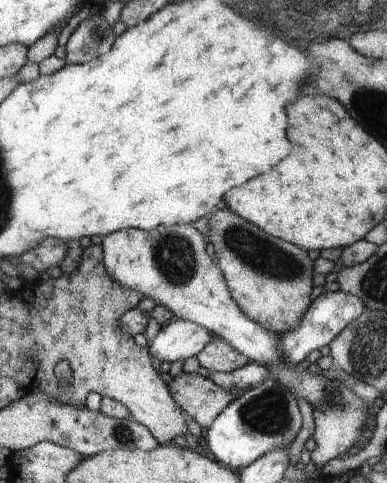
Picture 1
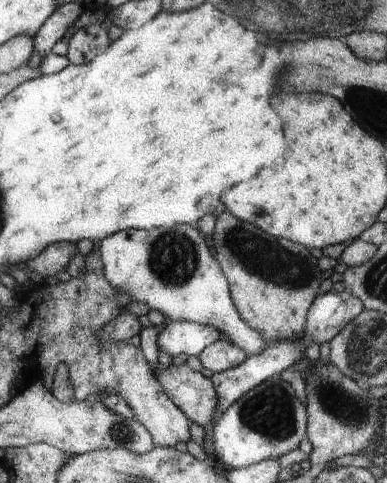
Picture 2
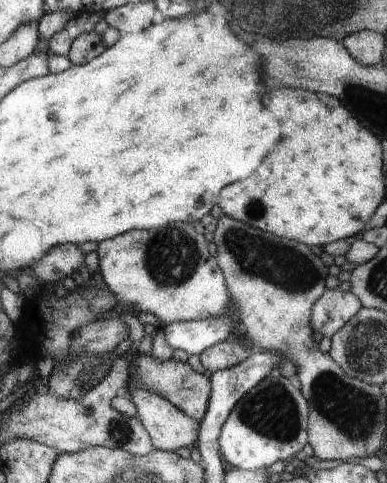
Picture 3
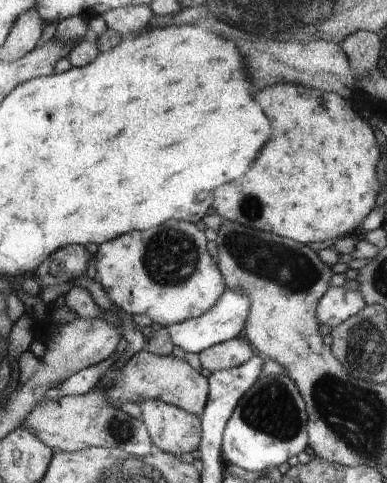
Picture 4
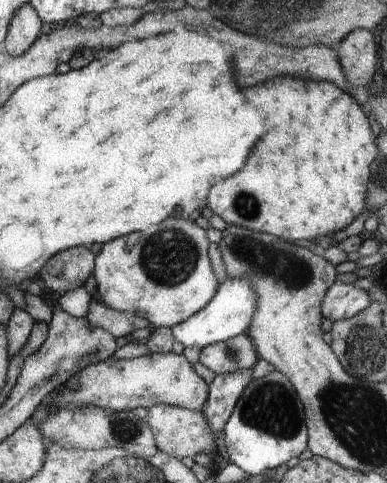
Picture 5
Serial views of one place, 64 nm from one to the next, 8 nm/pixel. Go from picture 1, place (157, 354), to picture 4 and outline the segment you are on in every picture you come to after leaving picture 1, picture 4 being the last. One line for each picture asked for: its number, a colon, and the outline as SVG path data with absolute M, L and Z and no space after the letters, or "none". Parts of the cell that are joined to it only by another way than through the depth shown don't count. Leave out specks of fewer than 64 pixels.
2: M171 322L159 330L157 350L175 358L179 354L199 356L207 346L221 340L221 332L195 322Z
3: M199 320L199 322L173 322L163 326L165 342L173 350L191 354L203 354L211 346L233 338L235 320Z
4: M229 286L225 288L225 294L221 296L221 300L217 300L217 306L213 306L209 312L205 312L199 318L193 320L185 320L173 326L167 326L167 334L173 342L173 346L181 348L183 352L197 352L201 354L203 350L217 346L221 342L229 342L233 338L239 338L245 330L245 318L249 314L249 300L245 294L239 294L237 290L231 290Z

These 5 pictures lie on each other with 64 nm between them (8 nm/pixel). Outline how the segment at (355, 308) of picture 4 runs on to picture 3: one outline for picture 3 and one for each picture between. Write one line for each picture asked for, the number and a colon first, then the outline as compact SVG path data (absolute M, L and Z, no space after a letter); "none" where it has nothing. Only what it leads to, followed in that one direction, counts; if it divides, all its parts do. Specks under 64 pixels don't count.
3: M325 290L311 308L311 328L323 338L331 338L361 308L363 306L353 292Z

